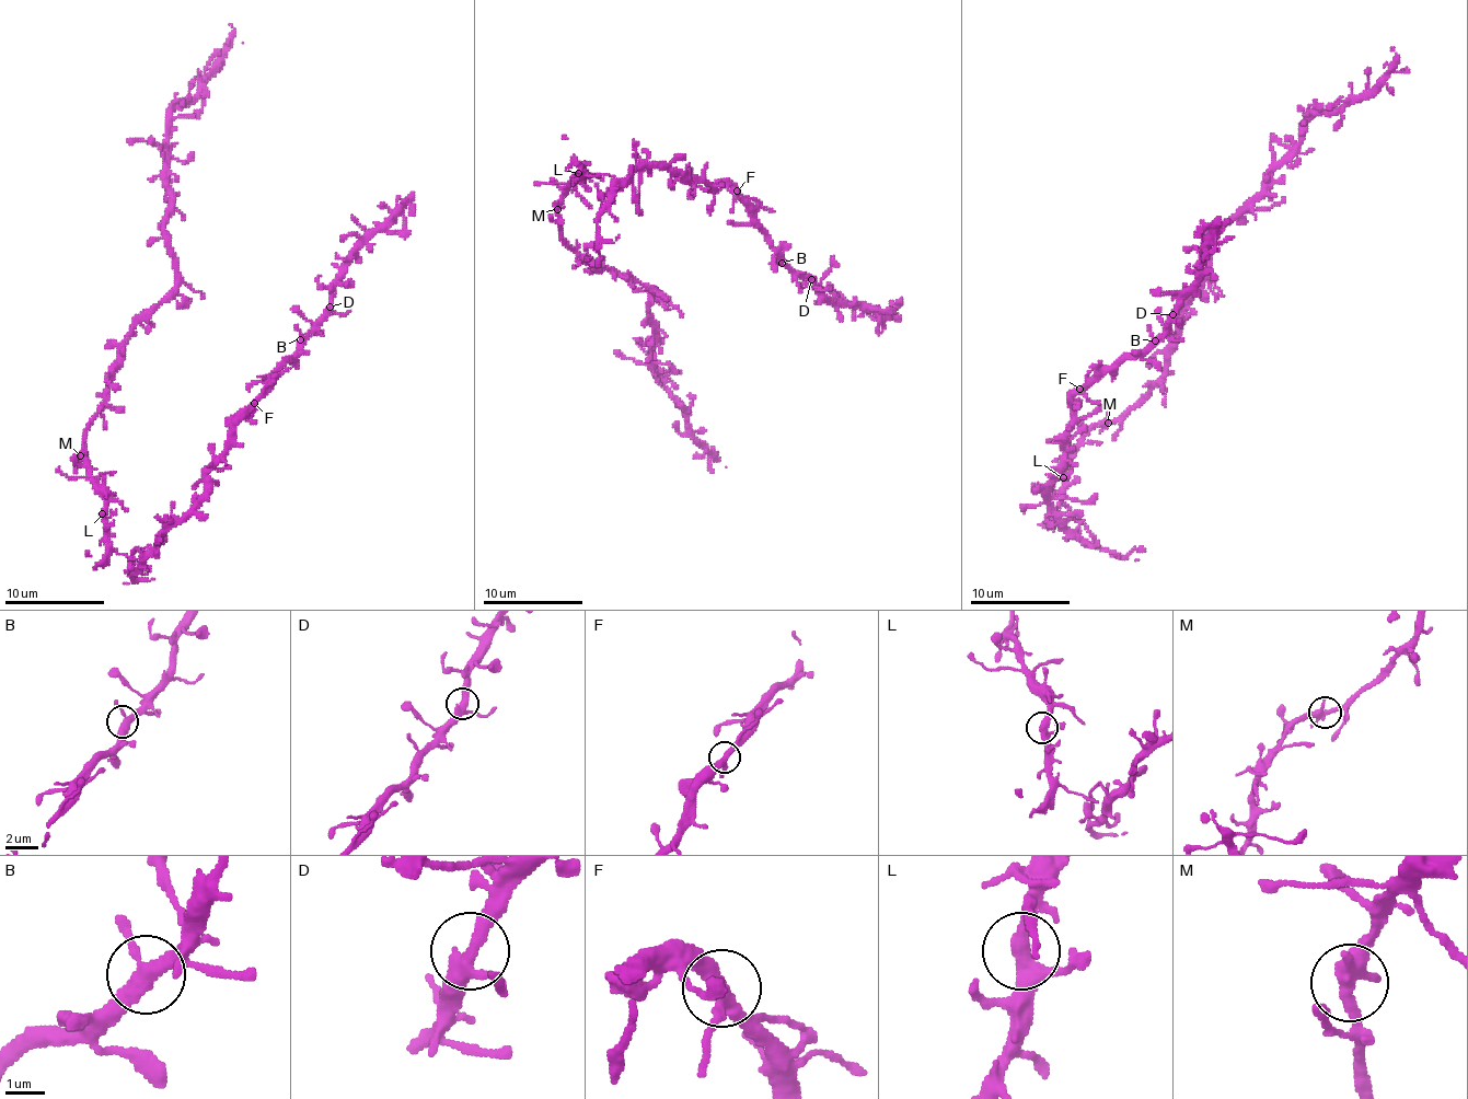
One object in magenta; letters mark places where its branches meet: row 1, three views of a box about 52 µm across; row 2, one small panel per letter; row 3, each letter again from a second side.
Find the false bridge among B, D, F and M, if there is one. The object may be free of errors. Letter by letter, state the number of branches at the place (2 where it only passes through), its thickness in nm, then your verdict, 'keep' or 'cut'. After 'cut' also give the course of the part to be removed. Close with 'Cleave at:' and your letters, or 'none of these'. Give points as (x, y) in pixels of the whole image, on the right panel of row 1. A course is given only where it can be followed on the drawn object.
B: 3 | 360 nm | keep
D: 3 | 320 nm | keep
F: 3 | 340 nm | keep
M: 3 | 340 nm | keep
Cleave at: none of these

